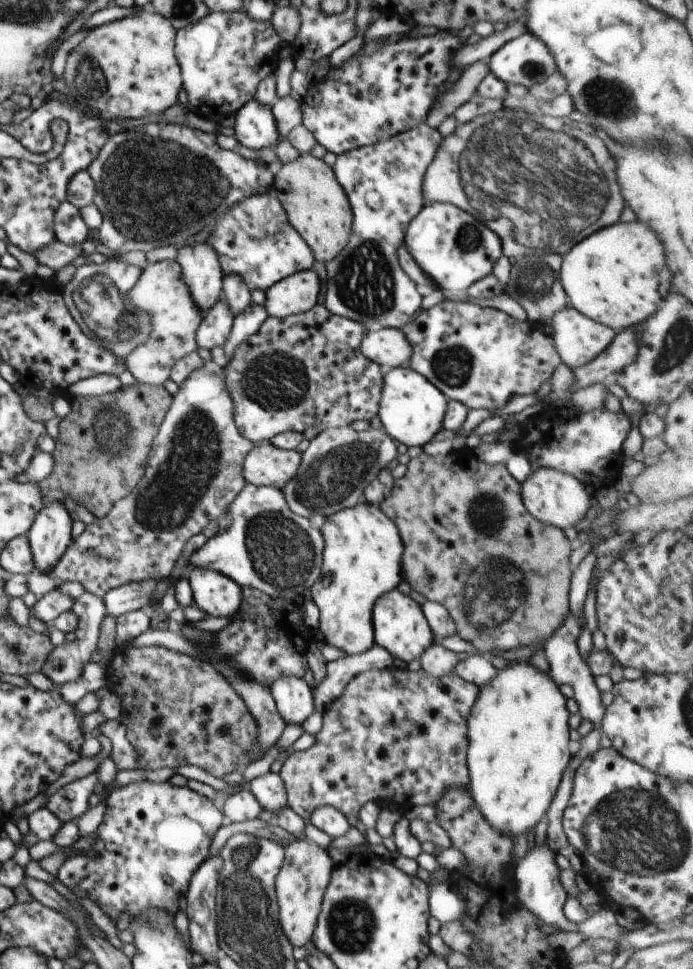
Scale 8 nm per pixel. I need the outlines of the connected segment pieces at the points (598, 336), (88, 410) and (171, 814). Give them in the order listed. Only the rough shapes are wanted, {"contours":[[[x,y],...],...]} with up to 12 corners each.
{"contours":[[[569,307],[550,325],[561,362],[592,362],[614,329]],[[138,383],[124,456],[94,440],[96,412],[68,396],[44,505],[70,495],[104,518],[144,474],[173,396]],[[112,782],[94,858],[56,874],[112,922],[172,916],[226,823],[170,782]]]}

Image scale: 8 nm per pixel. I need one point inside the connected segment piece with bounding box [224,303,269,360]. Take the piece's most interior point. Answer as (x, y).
(247, 322)

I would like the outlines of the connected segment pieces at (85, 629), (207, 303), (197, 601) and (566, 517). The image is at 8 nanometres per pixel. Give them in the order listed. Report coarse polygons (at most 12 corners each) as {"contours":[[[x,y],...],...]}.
{"contours":[[[103,597],[74,600],[76,639],[53,647],[44,676],[58,688],[80,678],[98,650]],[[184,243],[175,258],[206,314],[223,296],[219,254]],[[196,567],[188,578],[194,604],[206,616],[239,612],[241,586]],[[549,468],[521,484],[534,518],[576,526],[591,494],[572,475]]]}

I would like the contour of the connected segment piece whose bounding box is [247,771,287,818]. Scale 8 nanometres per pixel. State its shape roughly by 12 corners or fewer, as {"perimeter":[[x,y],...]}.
{"perimeter":[[268,772],[254,778],[248,790],[264,811],[287,806],[281,775]]}

